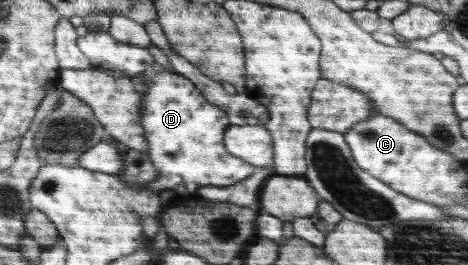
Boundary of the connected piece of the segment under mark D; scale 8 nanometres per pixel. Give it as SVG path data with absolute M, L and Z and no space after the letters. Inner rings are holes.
M156 63L139 75L143 75L146 82L146 91L140 102L140 120L143 120L144 137L148 144L147 156L157 170L157 179L146 186L149 192L159 194L171 189L179 194L195 192L203 186L231 186L253 175L256 166L229 154L225 148L224 134L231 125L228 114L220 106L207 102L193 82L175 70L165 69Z

